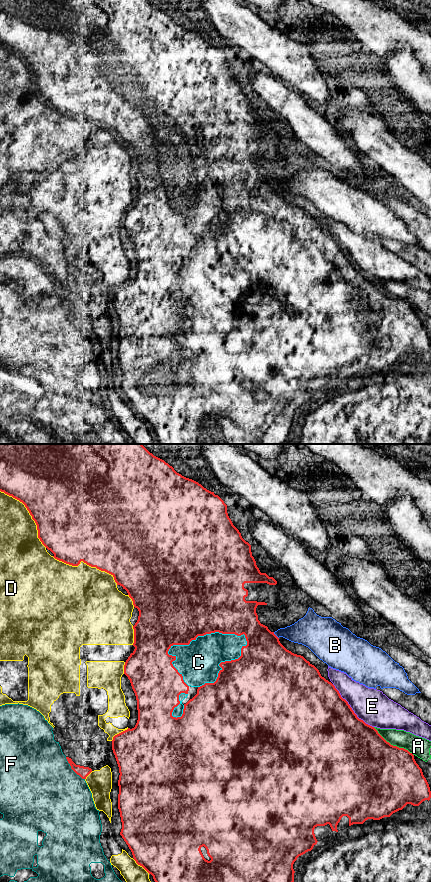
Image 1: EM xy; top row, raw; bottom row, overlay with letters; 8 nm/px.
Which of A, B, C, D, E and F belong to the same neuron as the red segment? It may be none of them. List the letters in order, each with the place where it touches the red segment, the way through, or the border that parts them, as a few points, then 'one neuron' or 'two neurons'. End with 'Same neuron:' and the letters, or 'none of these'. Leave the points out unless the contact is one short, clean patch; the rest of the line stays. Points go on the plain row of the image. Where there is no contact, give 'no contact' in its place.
A: xy (392, 297) | two neurons
B: xy (275, 187) | two neurons
C: xy (205, 186) | one neuron
D: xy (86, 115) | two neurons
E: xy (351, 260) | two neurons
F: xy (72, 321) | two neurons
Same neuron: C

